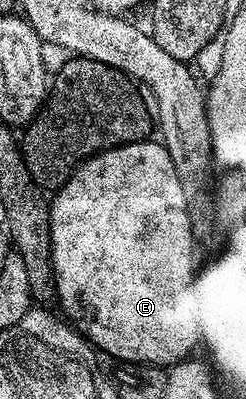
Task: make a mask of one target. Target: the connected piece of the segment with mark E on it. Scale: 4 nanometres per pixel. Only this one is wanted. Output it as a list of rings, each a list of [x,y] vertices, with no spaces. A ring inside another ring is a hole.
[[[141,141],[123,143],[117,147],[107,147],[95,155],[88,156],[69,175],[64,186],[55,192],[50,199],[48,209],[48,245],[52,258],[52,278],[54,295],[60,298],[59,310],[63,318],[75,327],[93,348],[103,354],[112,355],[116,359],[124,359],[128,363],[150,363],[154,367],[167,369],[174,363],[182,363],[193,354],[192,346],[198,343],[198,328],[194,310],[194,278],[192,279],[192,233],[190,217],[184,204],[181,184],[170,161],[170,153],[166,153],[163,143],[159,141]]]

